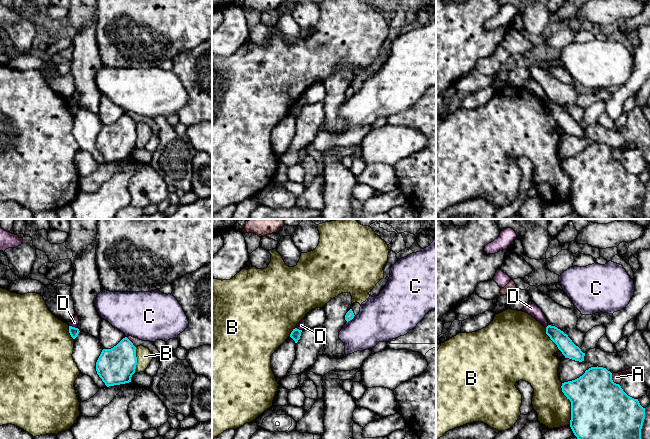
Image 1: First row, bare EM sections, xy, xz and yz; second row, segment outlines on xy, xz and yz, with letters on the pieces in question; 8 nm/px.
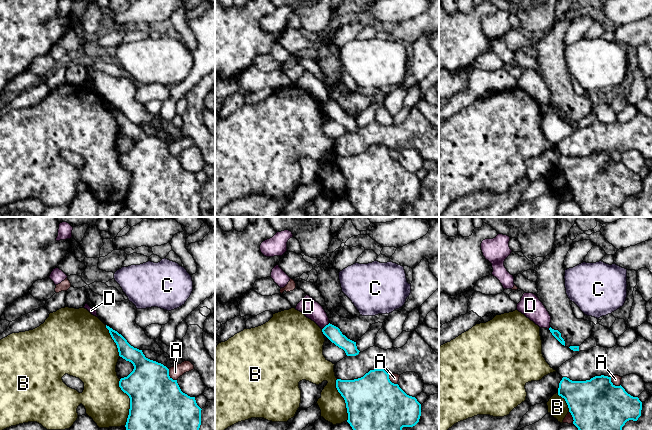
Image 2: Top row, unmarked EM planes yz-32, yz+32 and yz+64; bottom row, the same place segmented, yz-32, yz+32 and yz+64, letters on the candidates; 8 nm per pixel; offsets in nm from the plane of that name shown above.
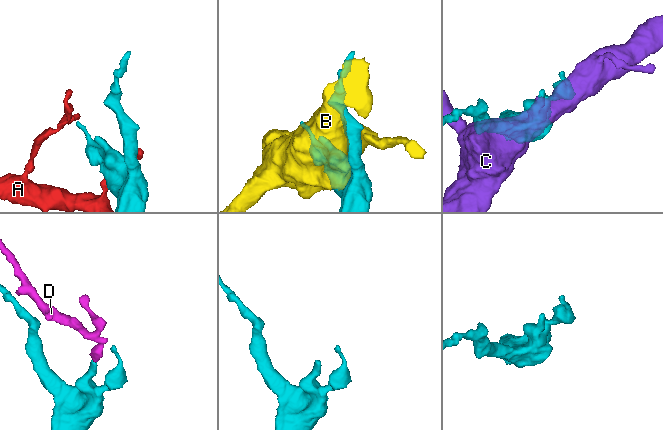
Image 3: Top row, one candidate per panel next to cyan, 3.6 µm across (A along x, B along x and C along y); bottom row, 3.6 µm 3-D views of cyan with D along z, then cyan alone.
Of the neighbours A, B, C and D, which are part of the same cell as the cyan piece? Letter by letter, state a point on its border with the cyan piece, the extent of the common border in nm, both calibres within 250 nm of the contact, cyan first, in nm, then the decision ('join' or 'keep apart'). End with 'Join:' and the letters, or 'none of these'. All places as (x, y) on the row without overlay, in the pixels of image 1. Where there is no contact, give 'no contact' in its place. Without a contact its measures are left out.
A: contact yz (612, 156); length 110 nm; calibres 460 and 80 nm; keep apart
B: contact yz (571, 180); length 340 nm; calibres 500 and 280 nm; keep apart
C: contact xz (351, 95); length 90 nm; calibres 70 and 360 nm; keep apart
D: contact xy (73, 103); length 80 nm; calibres 70 and 70 nm; keep apart
Join: none of these

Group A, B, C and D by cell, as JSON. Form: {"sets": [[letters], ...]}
{"sets": [["A"], ["B"], ["C"], ["D"]]}

